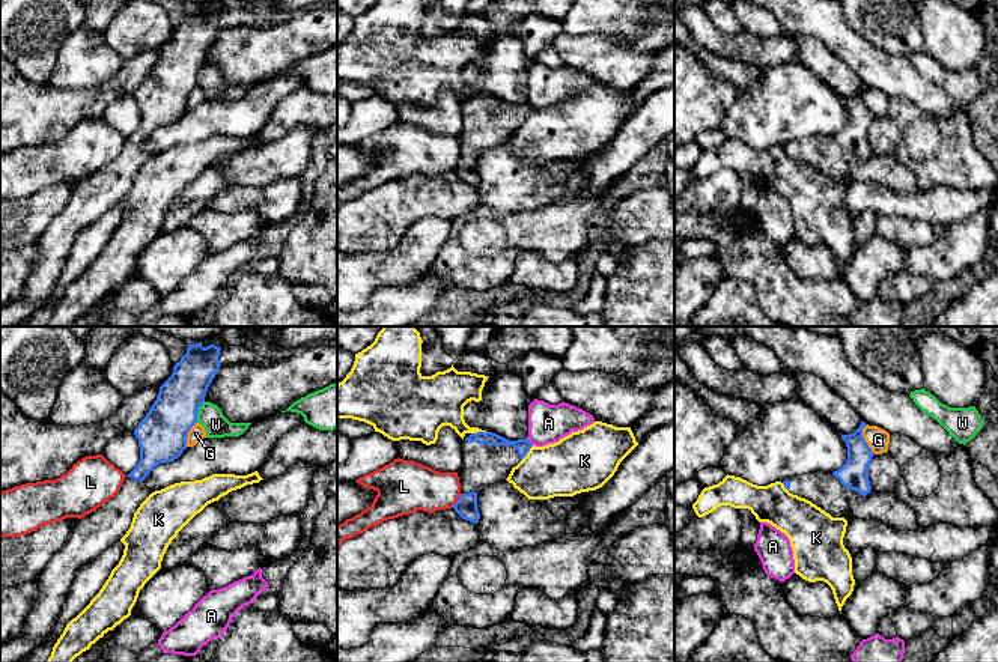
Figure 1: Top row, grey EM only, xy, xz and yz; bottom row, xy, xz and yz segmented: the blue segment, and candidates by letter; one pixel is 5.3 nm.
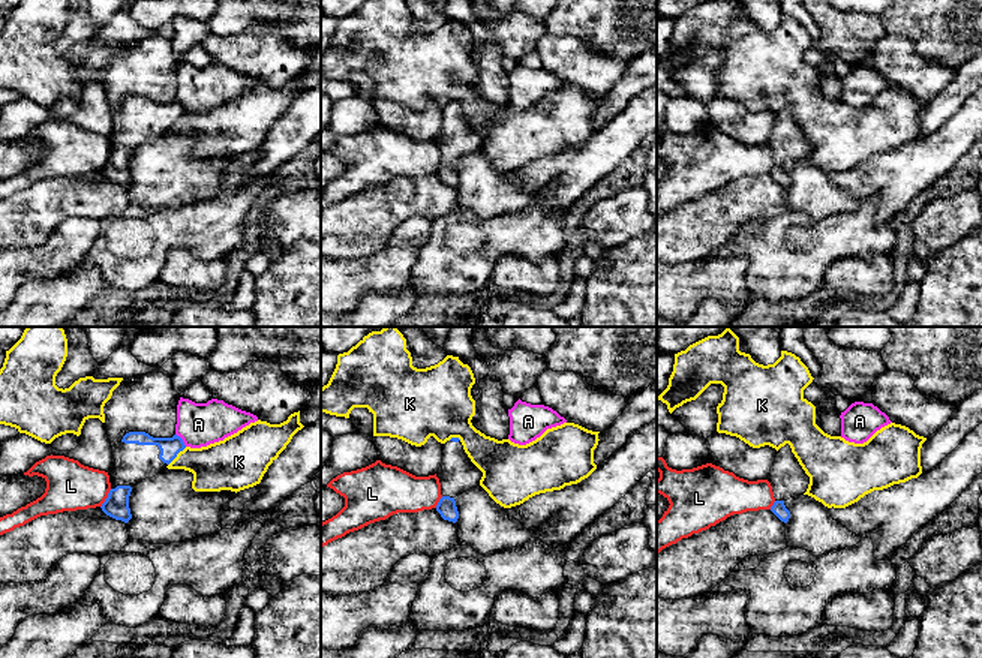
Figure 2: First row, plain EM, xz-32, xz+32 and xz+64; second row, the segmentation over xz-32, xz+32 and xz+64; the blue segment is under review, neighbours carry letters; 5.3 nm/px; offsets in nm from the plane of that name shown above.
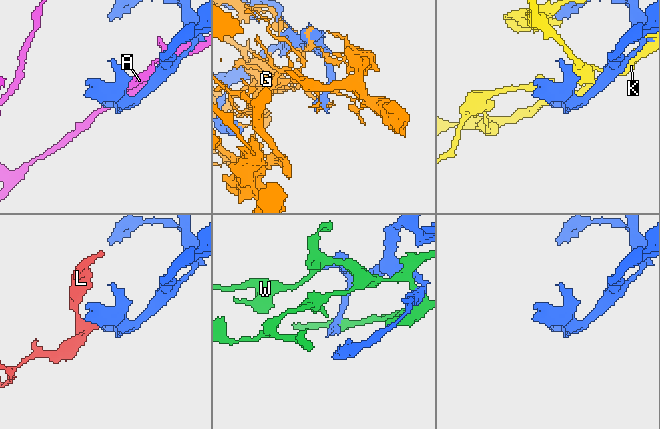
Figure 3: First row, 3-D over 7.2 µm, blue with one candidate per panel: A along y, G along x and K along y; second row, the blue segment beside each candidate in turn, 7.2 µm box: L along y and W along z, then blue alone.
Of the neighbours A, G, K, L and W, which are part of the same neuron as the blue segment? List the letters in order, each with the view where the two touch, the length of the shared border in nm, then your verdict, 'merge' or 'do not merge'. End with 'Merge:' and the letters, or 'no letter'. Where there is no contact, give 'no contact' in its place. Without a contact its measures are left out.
A: meets blue in xz; contact 60 nm long; do not merge
G: meets blue in yz; contact 170 nm long; do not merge
K: meets blue in xz; contact 120 nm long; do not merge
L: meets blue in xz; contact 90 nm long; do not merge
W: meets blue in xy; contact 130 nm long; do not merge
Merge: no letter

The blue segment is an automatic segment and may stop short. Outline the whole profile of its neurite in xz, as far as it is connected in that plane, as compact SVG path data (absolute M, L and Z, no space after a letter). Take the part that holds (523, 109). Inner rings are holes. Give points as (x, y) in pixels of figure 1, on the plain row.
M492 95L471 96L462 102L462 128L458 134L462 158L453 169L455 175L462 182L477 187L477 155L506 143L531 110L527 101L509 104Z

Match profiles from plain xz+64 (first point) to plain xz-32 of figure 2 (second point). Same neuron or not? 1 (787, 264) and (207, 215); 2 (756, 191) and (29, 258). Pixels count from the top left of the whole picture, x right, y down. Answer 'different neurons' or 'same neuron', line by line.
1: same neuron
2: different neurons

